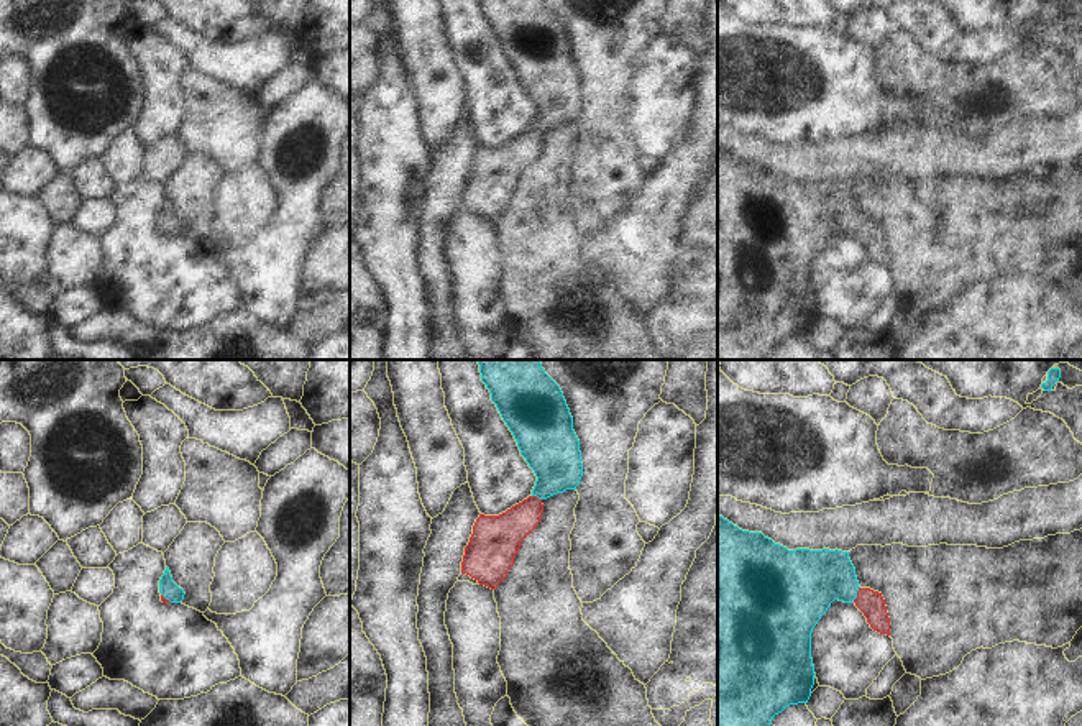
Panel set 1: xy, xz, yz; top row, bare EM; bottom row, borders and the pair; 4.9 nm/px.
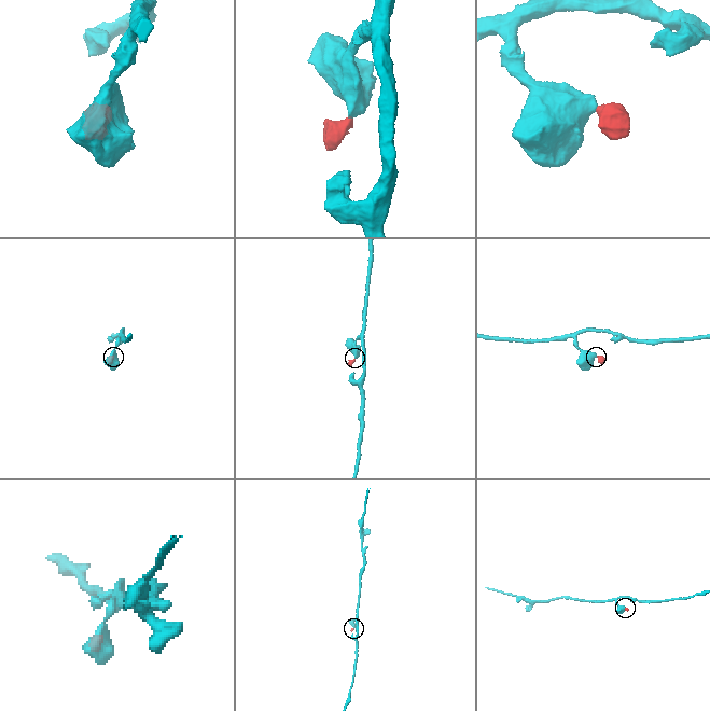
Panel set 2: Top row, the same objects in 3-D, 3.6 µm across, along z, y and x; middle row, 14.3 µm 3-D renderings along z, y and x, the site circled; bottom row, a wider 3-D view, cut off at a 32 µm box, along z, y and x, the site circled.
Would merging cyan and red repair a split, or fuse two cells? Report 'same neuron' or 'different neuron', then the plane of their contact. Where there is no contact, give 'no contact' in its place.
same neuron | yz

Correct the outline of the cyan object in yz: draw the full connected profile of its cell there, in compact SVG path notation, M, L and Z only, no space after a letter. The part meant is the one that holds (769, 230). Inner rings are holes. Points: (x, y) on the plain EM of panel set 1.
M718 148L718 360L770 360L773 348L782 345L786 338L808 335L816 307L811 291L811 264L834 232L844 235L854 233L855 238L864 245L867 255L873 263L890 268L890 250L887 245L885 232L882 225L859 218L849 184L837 181L788 182L786 179L775 176L772 171L765 169L762 164L742 163L722 148Z

